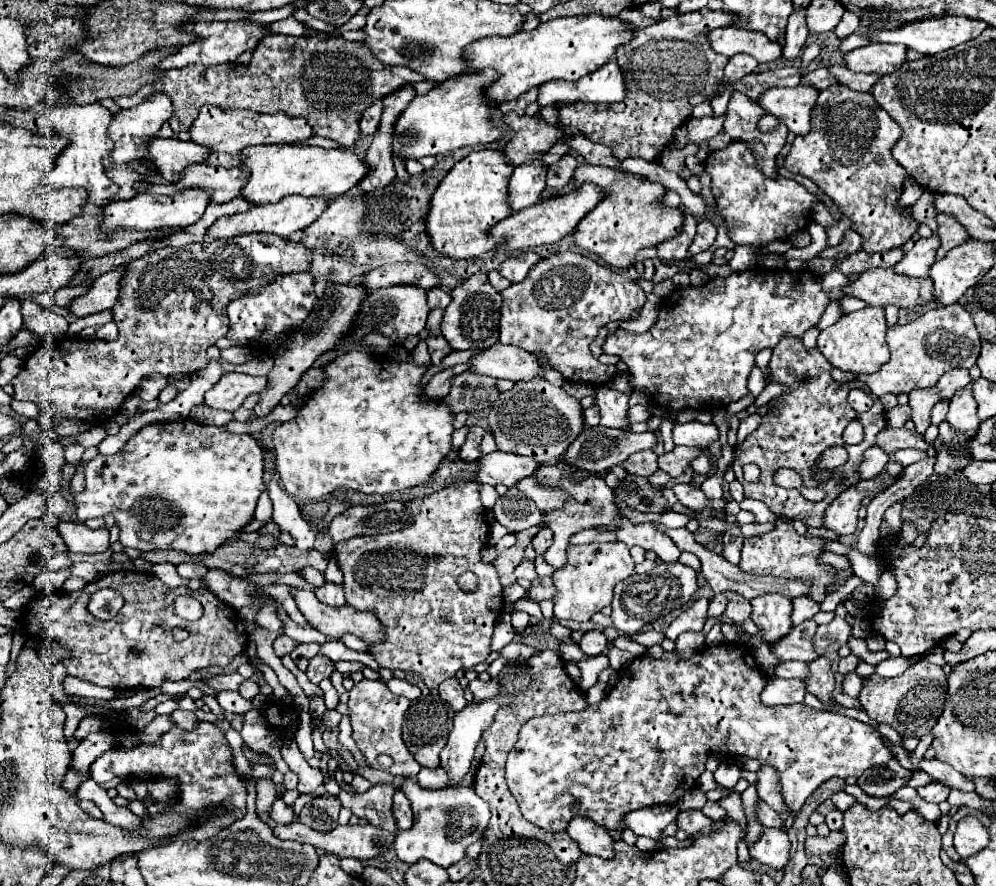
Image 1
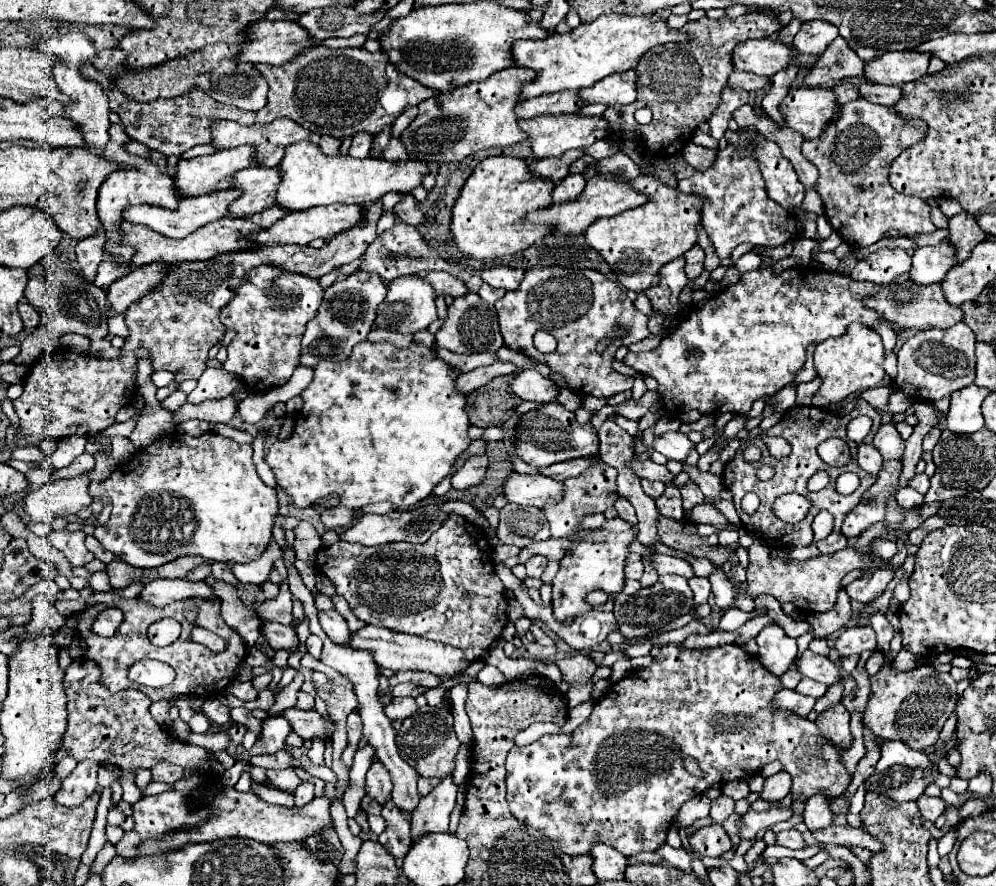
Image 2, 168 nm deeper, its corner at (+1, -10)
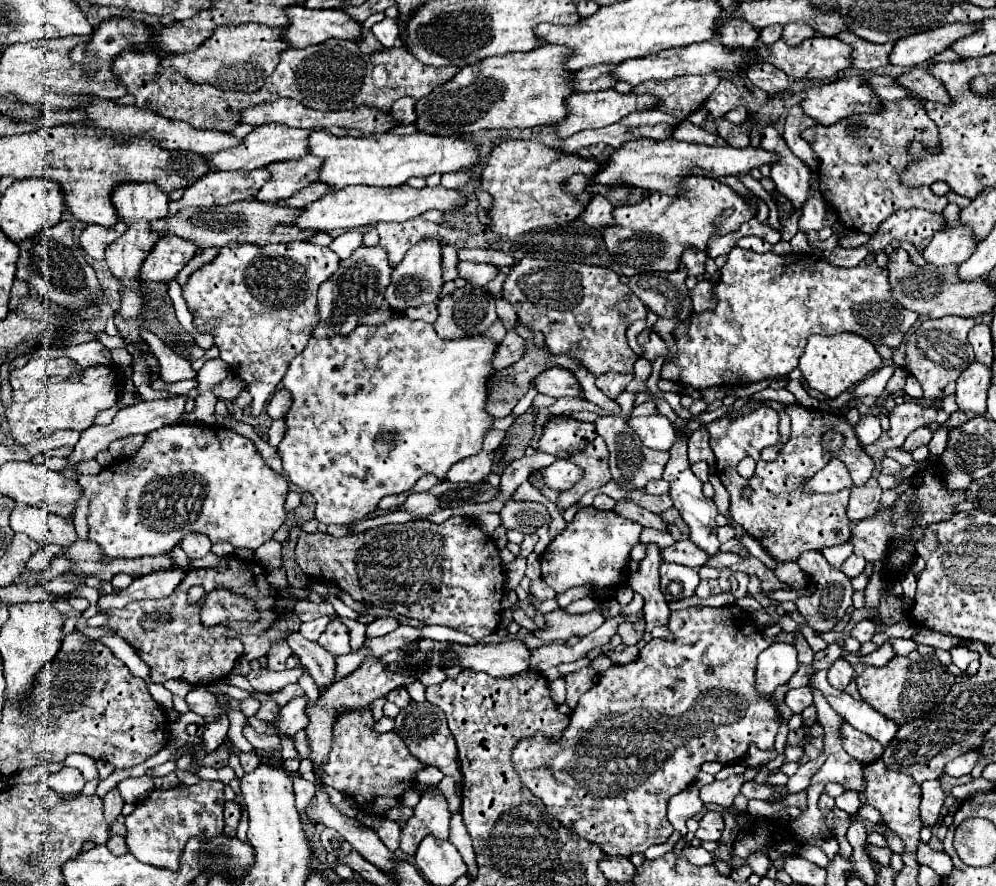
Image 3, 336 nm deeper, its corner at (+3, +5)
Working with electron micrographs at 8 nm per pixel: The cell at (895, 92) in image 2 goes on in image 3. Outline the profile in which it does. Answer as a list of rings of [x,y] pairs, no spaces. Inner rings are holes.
[[[913,68],[911,72],[903,74],[897,78],[899,84],[911,92],[915,92],[919,98],[923,100],[931,100],[931,102],[941,102],[941,104],[949,104],[951,96],[945,90],[943,82],[937,80],[935,76],[931,76],[929,72],[925,72],[923,68]]]

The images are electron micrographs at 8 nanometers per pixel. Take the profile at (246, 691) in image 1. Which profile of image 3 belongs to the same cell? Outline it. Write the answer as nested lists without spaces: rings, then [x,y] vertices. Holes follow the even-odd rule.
[[[265,700],[257,712],[257,718],[259,720],[267,720],[267,722],[275,722],[277,720],[277,714],[279,714],[279,704],[275,700]]]

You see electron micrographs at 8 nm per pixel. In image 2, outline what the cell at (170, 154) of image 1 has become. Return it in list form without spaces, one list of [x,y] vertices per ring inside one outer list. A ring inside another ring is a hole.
[[[245,145],[235,149],[221,149],[205,157],[179,159],[175,187],[181,197],[199,197],[211,191],[229,189],[235,171],[255,165],[251,155],[253,147]]]

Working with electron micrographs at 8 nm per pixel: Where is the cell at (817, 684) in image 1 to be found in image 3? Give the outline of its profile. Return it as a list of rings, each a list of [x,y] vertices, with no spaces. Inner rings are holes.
[[[843,724],[841,728],[841,740],[847,754],[851,754],[859,762],[871,762],[883,754],[883,746],[875,740],[871,740],[867,734],[851,728],[851,724]]]

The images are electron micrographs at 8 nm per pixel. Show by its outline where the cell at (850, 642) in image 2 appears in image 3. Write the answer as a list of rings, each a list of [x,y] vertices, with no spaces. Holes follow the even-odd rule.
[[[863,620],[863,622],[855,624],[855,628],[851,630],[851,636],[857,638],[861,644],[869,642],[873,638],[873,634],[875,634],[875,622],[871,622],[871,620]]]

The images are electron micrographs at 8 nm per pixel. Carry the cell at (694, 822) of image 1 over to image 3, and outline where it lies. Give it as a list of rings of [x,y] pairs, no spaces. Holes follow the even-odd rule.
[[[705,812],[703,820],[699,822],[699,828],[695,832],[697,840],[719,840],[723,832],[723,816],[717,812]]]

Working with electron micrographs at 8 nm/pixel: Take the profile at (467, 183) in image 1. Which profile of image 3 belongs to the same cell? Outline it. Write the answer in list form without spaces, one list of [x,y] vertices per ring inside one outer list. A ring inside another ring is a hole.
[[[505,140],[495,146],[489,154],[489,164],[481,174],[481,186],[493,196],[493,208],[489,210],[489,226],[493,232],[515,238],[523,232],[553,226],[553,224],[567,224],[575,220],[591,200],[591,194],[607,196],[613,206],[635,204],[643,200],[649,192],[643,188],[631,188],[627,184],[603,186],[593,180],[593,176],[603,168],[605,162],[597,162],[593,158],[581,158],[577,154],[565,154],[561,150],[549,148],[545,144],[533,140]],[[583,174],[587,178],[587,188],[583,194],[567,194],[563,190],[563,182],[573,176]]]

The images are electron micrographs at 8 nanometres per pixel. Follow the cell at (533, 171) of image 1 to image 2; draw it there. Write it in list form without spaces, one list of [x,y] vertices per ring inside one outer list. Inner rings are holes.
[[[567,151],[563,157],[559,159],[543,159],[543,161],[529,161],[529,171],[539,175],[541,179],[553,179],[553,183],[559,183],[565,175],[569,175],[569,165],[581,157],[583,153],[575,153],[575,151]]]

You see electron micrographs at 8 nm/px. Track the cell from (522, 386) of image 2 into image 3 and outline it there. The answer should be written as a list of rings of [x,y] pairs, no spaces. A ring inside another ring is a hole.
[[[559,366],[545,370],[537,376],[537,390],[551,398],[561,398],[561,396],[577,398],[581,394],[581,386],[577,378],[567,368],[559,368]]]

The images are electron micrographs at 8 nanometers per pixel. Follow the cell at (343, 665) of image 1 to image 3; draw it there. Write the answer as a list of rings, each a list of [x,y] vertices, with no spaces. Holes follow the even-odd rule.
[[[295,668],[295,670],[281,670],[281,672],[271,672],[271,670],[257,670],[257,672],[251,672],[247,676],[247,680],[251,682],[251,686],[257,690],[257,692],[263,692],[263,694],[273,694],[273,692],[279,692],[283,686],[287,684],[295,684],[301,674],[305,674],[305,668]]]

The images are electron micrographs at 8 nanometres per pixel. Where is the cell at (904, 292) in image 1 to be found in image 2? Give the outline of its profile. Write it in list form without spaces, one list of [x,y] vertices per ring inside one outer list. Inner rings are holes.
[[[907,281],[903,285],[891,283],[891,285],[881,287],[879,293],[875,293],[871,297],[865,297],[863,305],[875,309],[881,317],[885,317],[887,321],[891,321],[899,327],[905,327],[905,329],[907,327],[909,329],[931,329],[931,327],[947,329],[947,327],[953,327],[957,321],[963,319],[959,307],[953,307],[953,305],[945,303],[945,297],[943,297],[943,291],[941,291],[939,283],[927,285],[927,287],[915,285],[913,281]]]

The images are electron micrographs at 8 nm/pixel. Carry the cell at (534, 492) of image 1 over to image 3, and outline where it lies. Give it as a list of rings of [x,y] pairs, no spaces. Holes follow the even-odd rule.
[[[597,436],[583,452],[577,452],[575,456],[571,456],[571,462],[583,468],[583,480],[579,480],[575,488],[569,488],[563,492],[563,496],[559,496],[559,504],[557,504],[559,510],[567,510],[575,502],[579,502],[587,490],[601,488],[611,480],[609,452],[601,436]]]

